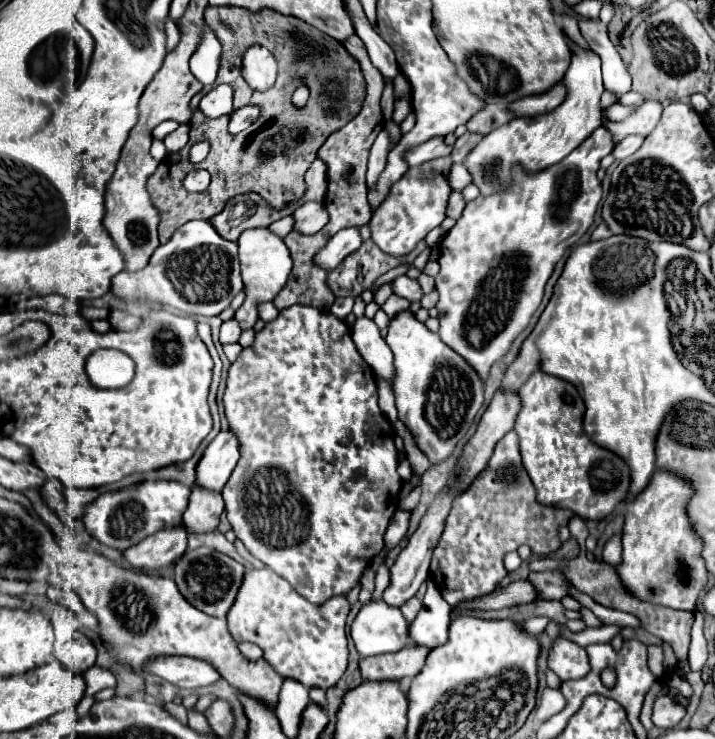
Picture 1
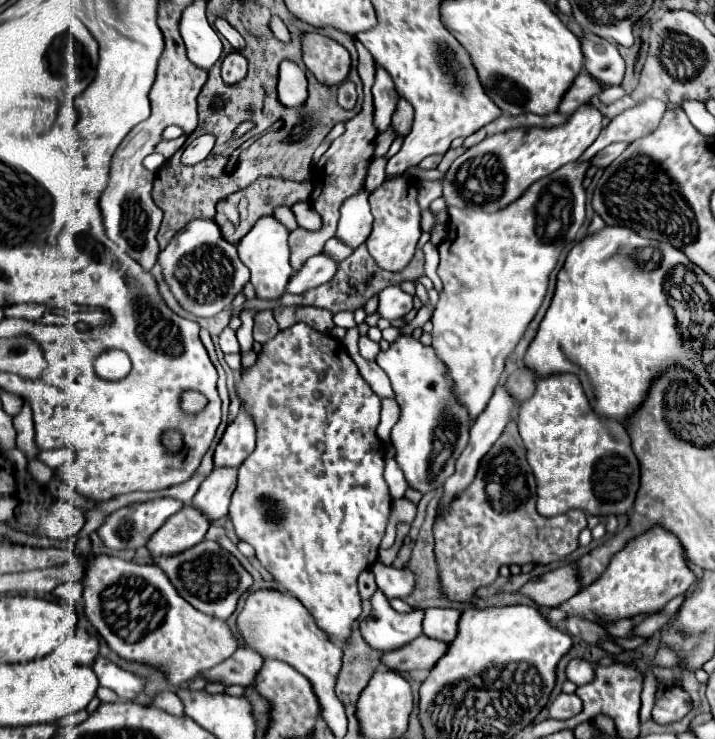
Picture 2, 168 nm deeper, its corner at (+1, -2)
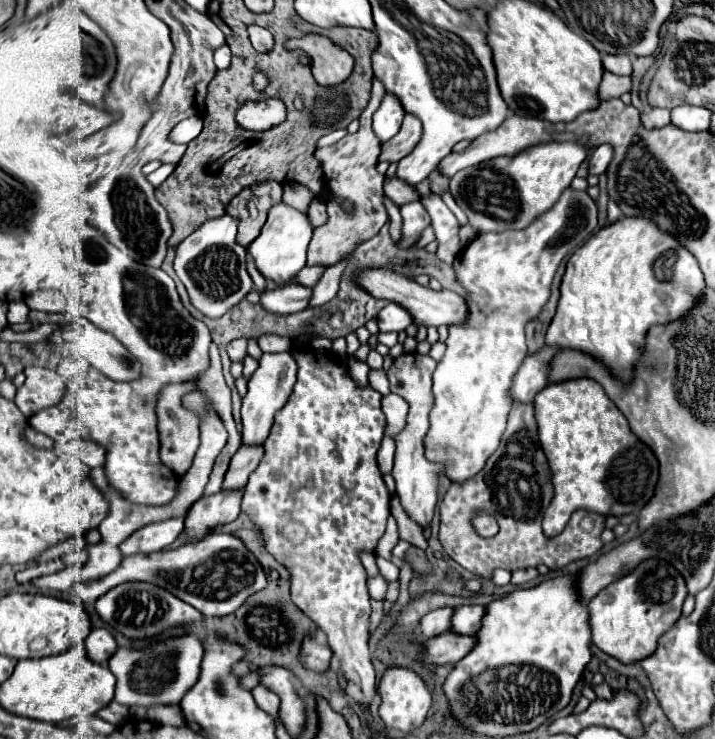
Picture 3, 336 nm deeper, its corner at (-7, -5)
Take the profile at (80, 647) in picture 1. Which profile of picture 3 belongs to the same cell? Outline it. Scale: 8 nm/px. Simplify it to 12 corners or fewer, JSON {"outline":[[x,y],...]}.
{"outline":[[93,629],[85,641],[89,659],[105,665],[117,651],[107,629]]}

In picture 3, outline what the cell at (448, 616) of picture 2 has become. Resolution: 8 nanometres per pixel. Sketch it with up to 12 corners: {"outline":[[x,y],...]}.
{"outline":[[485,605],[455,609],[451,631],[475,635],[481,629]]}

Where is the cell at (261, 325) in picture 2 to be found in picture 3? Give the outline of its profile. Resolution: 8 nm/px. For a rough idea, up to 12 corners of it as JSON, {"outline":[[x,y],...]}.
{"outline":[[265,335],[259,343],[263,353],[281,353],[291,349],[289,339]]}

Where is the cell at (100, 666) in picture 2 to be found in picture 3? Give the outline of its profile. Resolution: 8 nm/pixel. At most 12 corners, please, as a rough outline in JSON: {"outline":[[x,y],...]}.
{"outline":[[197,635],[109,659],[121,705],[179,705],[197,683]]}

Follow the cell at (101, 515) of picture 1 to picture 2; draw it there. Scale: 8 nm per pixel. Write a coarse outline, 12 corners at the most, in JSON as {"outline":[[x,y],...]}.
{"outline":[[175,498],[111,512],[97,534],[113,550],[141,548],[185,504]]}

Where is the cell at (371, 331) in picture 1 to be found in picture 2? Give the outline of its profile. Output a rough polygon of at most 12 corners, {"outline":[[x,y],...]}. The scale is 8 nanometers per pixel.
{"outline":[[369,336],[359,338],[359,354],[365,360],[375,360],[379,344]]}

